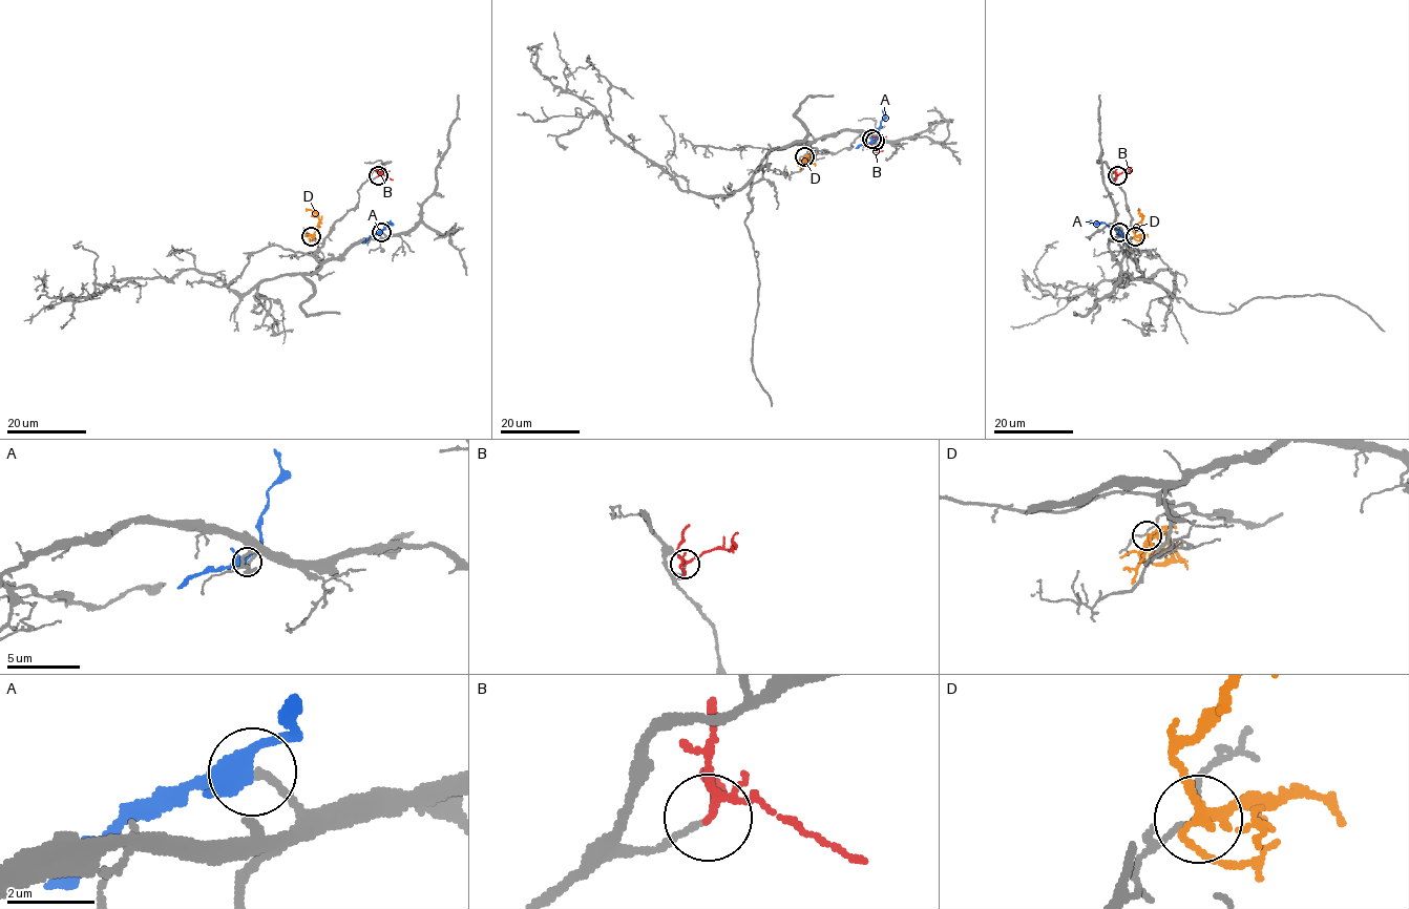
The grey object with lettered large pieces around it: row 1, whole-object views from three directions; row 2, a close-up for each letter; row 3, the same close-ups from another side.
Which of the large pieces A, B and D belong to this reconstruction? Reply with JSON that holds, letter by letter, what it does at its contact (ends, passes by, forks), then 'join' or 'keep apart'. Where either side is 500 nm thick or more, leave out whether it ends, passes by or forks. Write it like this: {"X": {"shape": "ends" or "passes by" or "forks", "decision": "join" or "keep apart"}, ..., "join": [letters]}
{"A": {"shape": "forks", "decision": "keep apart"}, "B": {"shape": "forks", "decision": "join"}, "D": {"shape": "forks", "decision": "keep apart"}, "join": ["B"]}

